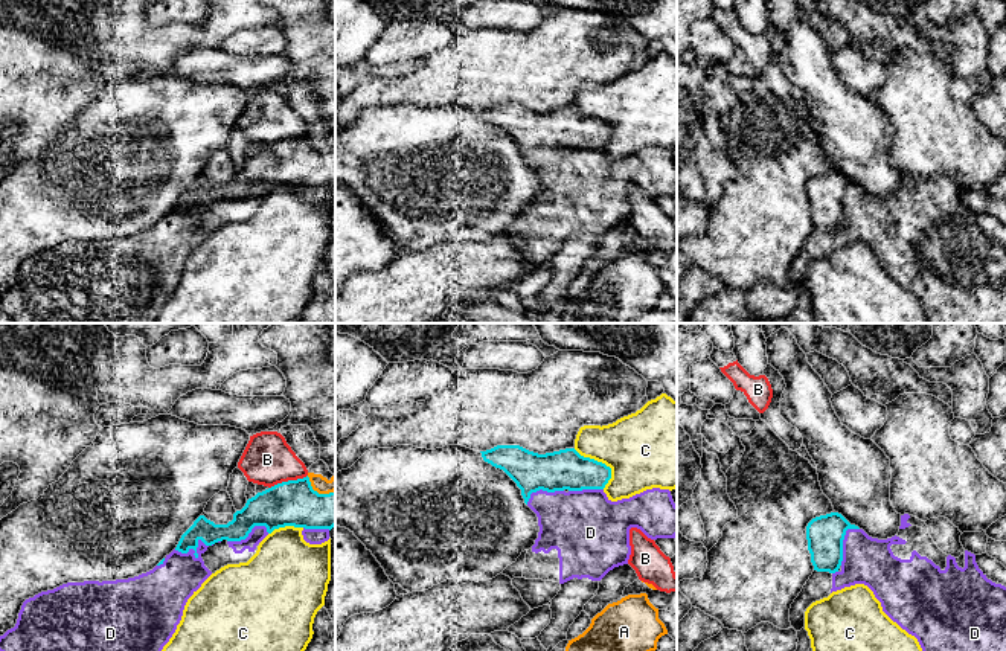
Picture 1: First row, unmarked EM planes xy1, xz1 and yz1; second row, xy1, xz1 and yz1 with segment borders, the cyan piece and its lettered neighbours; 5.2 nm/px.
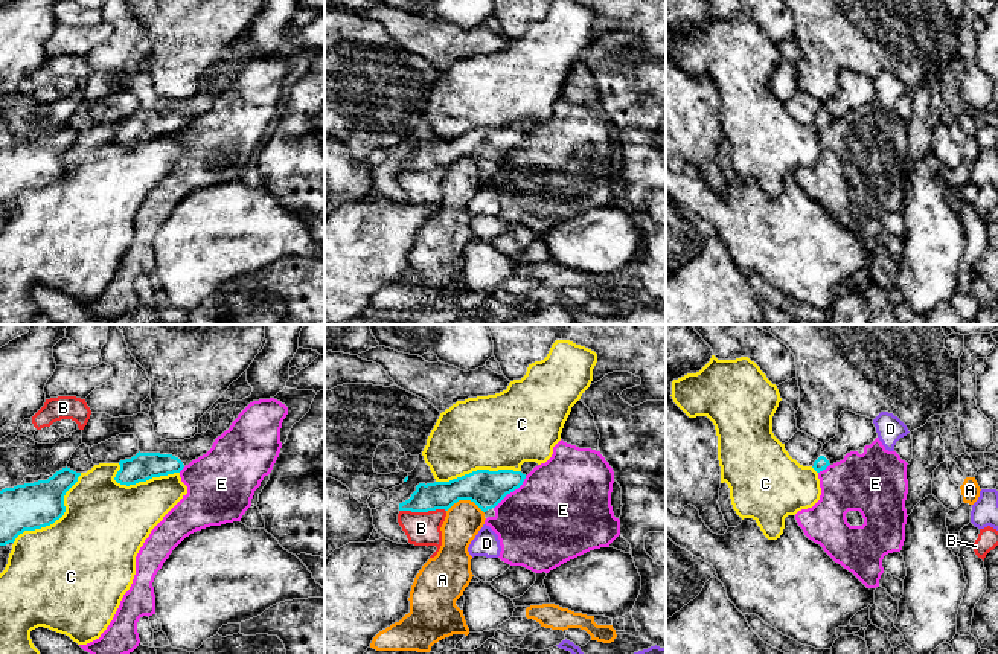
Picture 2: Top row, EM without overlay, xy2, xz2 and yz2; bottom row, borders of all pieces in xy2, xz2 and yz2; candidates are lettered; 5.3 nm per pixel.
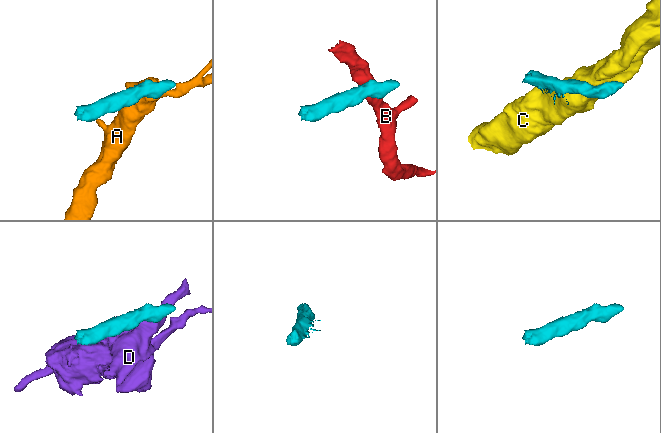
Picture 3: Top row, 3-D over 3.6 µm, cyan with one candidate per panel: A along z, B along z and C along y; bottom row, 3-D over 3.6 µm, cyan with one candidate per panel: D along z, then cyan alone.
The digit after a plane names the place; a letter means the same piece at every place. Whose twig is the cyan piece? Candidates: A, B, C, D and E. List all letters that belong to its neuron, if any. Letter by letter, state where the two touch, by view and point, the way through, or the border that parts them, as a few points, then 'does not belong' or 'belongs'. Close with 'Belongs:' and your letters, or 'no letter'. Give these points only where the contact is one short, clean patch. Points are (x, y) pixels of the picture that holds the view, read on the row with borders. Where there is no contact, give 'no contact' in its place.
A: xz2 (465, 499) | along xz2 (447, 509), (459, 500), (471, 500), (483, 512) | does not belong
B: xz2 (422, 511) | along xz2 (399, 509), (445, 511) | does not belong
C: xy2 (58, 519) | does not belong
D: xy1 (192, 548) | does not belong
E: xz2 (511, 491) | along xz2 (526, 476), (494, 508) | does not belong
Belongs: no letter

